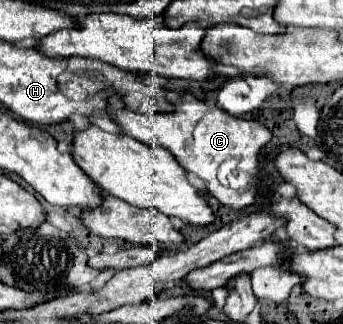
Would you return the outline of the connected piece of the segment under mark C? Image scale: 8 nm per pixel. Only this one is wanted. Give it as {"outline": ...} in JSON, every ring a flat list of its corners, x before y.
{"outline":[[113,96,109,100,109,110,113,114,113,120,121,124,127,136,169,150,187,172,205,180,209,192,223,206,243,210,255,202,259,178,259,154,273,138,271,130,267,130,257,120,243,120,229,116,215,104,201,102,193,96,183,96,181,102,175,104,175,112,171,114,143,116,123,110,119,96]]}

